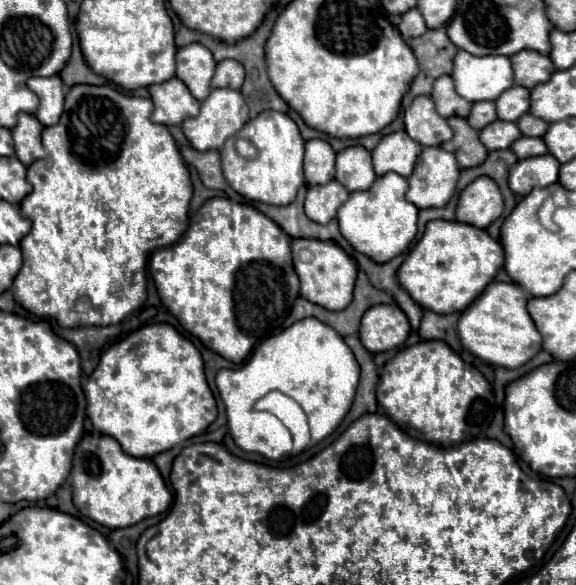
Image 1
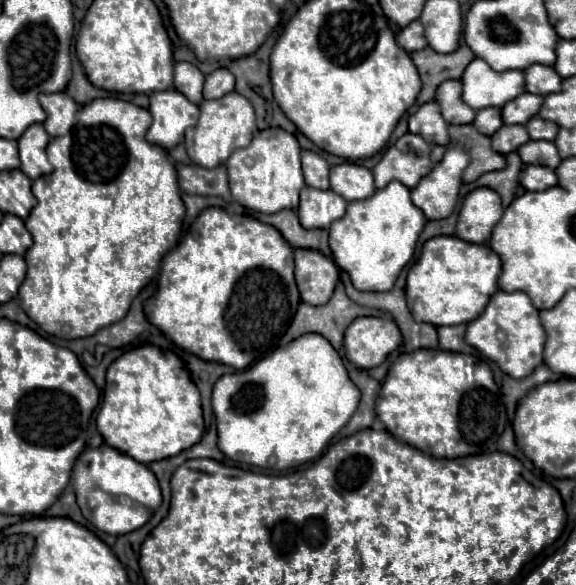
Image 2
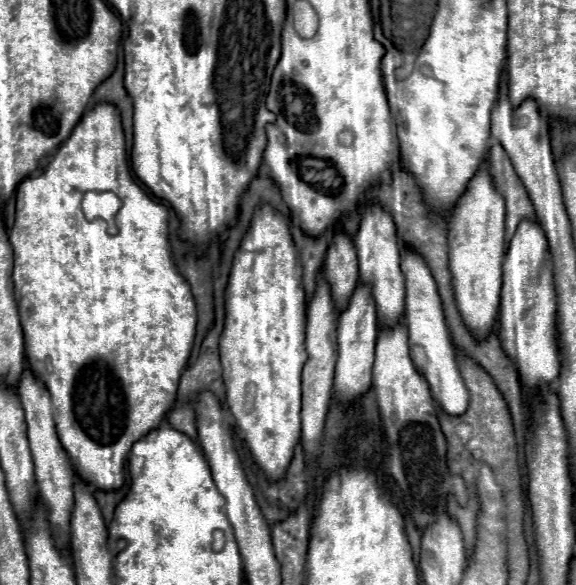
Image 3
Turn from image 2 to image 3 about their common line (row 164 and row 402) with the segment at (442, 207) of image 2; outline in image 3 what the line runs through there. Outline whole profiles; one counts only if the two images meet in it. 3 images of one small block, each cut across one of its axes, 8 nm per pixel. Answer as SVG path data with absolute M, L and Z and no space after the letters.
M408 248L402 250L402 272L406 278L406 324L410 332L412 362L416 364L416 370L426 378L438 408L442 408L448 416L460 416L468 406L468 390L462 382L450 332L444 322L436 282L432 280L432 274L428 272L424 260L420 260L416 252L408 252Z

